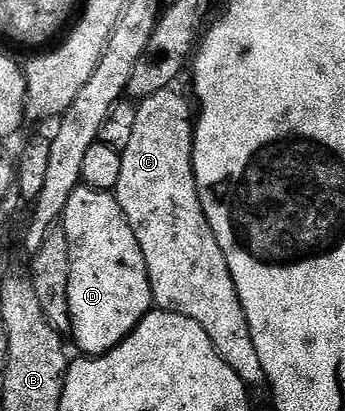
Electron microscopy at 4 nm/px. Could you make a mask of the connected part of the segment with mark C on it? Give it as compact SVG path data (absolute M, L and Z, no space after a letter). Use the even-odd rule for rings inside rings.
M165 90L153 96L145 96L135 105L136 117L132 120L132 133L128 136L128 145L122 148L121 170L114 197L144 258L143 271L152 288L153 301L161 309L179 312L181 316L187 316L195 322L207 334L212 347L219 352L221 358L239 374L240 379L251 382L255 376L261 375L258 354L252 345L248 326L244 323L244 311L236 297L232 276L222 267L206 231L204 211L200 209L200 199L196 197L196 182L192 179L194 128L190 123L190 116L188 120L179 98L174 93L175 91Z

